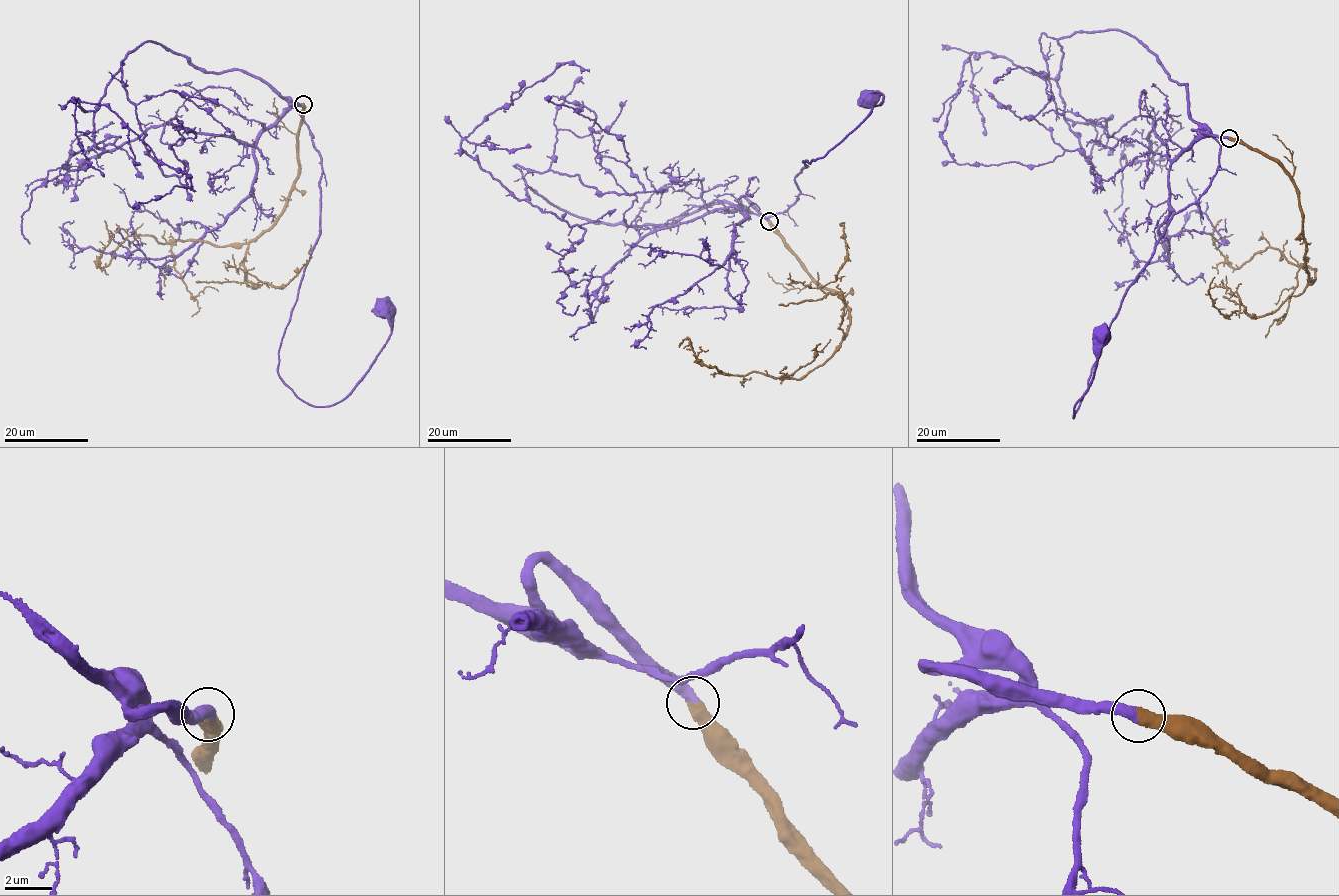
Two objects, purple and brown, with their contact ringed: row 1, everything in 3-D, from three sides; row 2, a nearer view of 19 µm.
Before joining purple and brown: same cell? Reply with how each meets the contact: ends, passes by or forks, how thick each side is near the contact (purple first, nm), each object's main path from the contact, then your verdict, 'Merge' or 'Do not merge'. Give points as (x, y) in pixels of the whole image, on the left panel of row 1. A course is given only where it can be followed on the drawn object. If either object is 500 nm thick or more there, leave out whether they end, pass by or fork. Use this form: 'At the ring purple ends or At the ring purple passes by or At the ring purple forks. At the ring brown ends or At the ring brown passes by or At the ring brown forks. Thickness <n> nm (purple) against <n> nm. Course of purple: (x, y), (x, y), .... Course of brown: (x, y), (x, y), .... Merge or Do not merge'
Thickness 480 nm (purple) against 550 nm. Course of purple: (302, 105), (288, 104), (321, 161), (320, 220), (279, 378), (314, 406), (341, 400), (389, 335), (386, 311). Course of brown: (302, 104), (298, 179), (276, 223), (257, 236), (224, 246), (125, 237), (101, 267), (112, 233), (104, 220). Merge

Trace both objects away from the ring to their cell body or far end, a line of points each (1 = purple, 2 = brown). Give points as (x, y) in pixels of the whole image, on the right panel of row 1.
1: (1230, 139), (1192, 130), (1207, 130), (1220, 146), (1217, 173), (1172, 216), (1127, 290), (1074, 418), (1101, 337)
2: (1230, 138), (1258, 149), (1291, 181), (1314, 281), (1315, 269), (1275, 248), (1229, 264), (1212, 238), (1221, 219)

